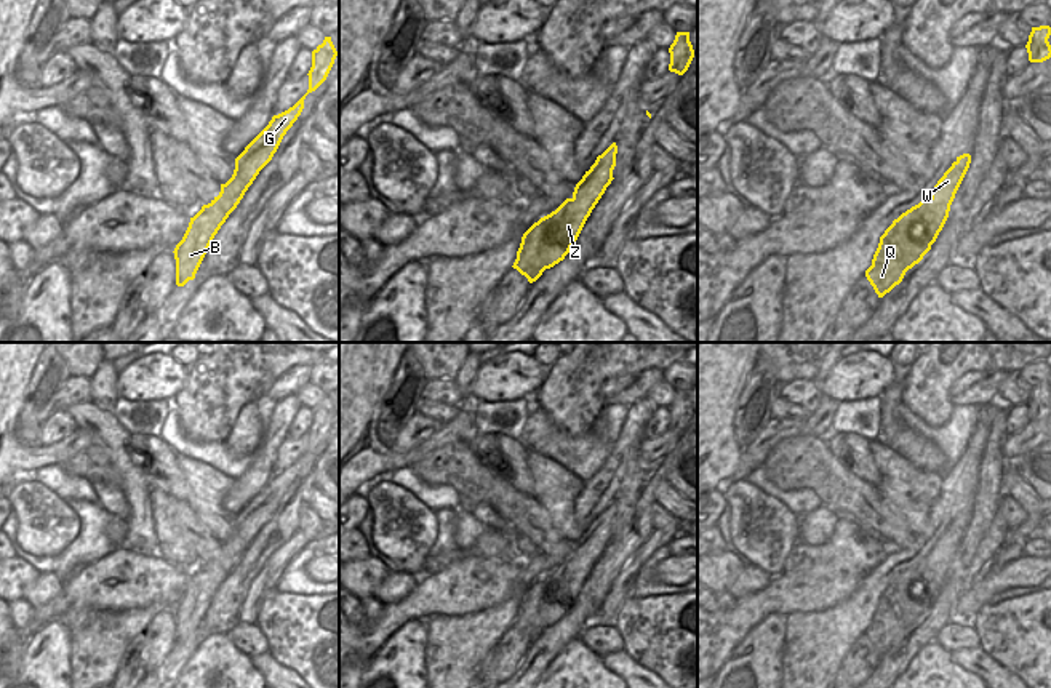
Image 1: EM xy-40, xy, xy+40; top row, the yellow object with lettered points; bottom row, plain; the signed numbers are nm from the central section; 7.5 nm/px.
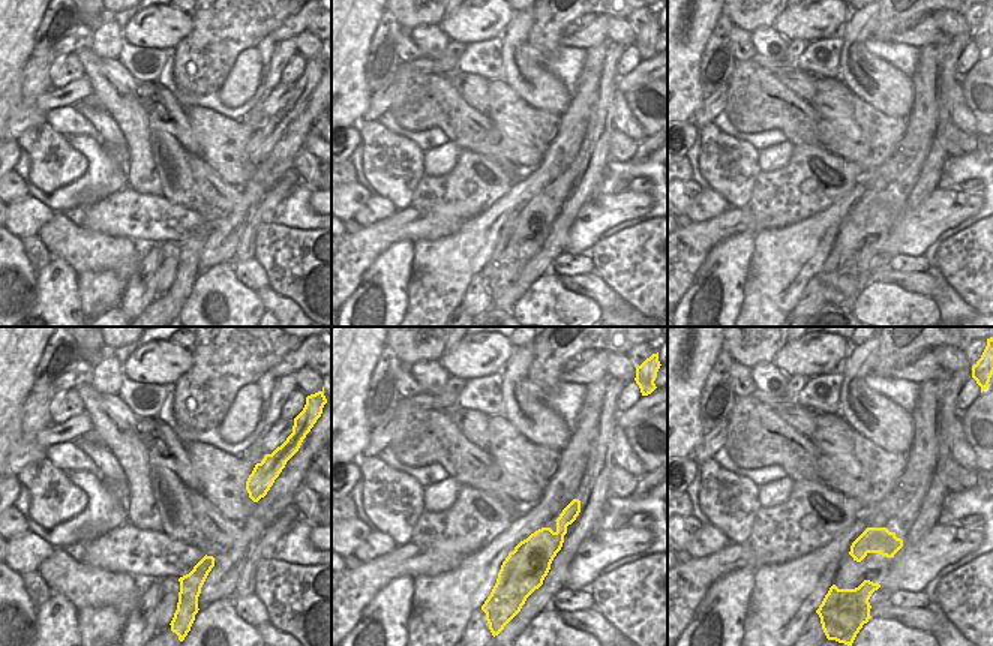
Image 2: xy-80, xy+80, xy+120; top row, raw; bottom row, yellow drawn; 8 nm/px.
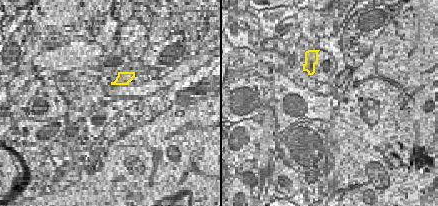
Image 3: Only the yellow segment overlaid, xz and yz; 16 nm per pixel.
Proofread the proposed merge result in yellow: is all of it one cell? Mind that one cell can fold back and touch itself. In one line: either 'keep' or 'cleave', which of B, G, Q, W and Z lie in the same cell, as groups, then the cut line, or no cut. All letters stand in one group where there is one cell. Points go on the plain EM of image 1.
cleave; groups B G W Z / Q; cut xy (571, 557), (567, 570), (552, 581), (546, 604)

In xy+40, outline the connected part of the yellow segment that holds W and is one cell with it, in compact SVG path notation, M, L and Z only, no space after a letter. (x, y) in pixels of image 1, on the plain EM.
M963 512L957 515L952 525L944 531L931 550L928 574L923 578L915 578L912 582L918 590L925 590L931 603L936 600L939 590L942 589L950 563L955 557L955 552L969 526L971 514Z

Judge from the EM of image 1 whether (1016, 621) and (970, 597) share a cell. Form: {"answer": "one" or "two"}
{"answer": "two"}

